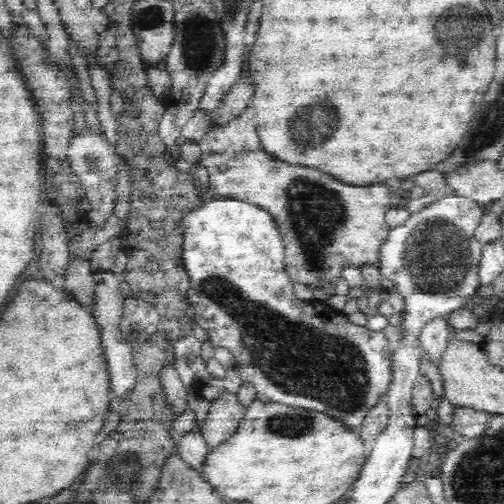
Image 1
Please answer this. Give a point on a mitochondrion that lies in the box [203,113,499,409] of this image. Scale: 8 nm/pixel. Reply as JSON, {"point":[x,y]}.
{"point":[438,253]}

